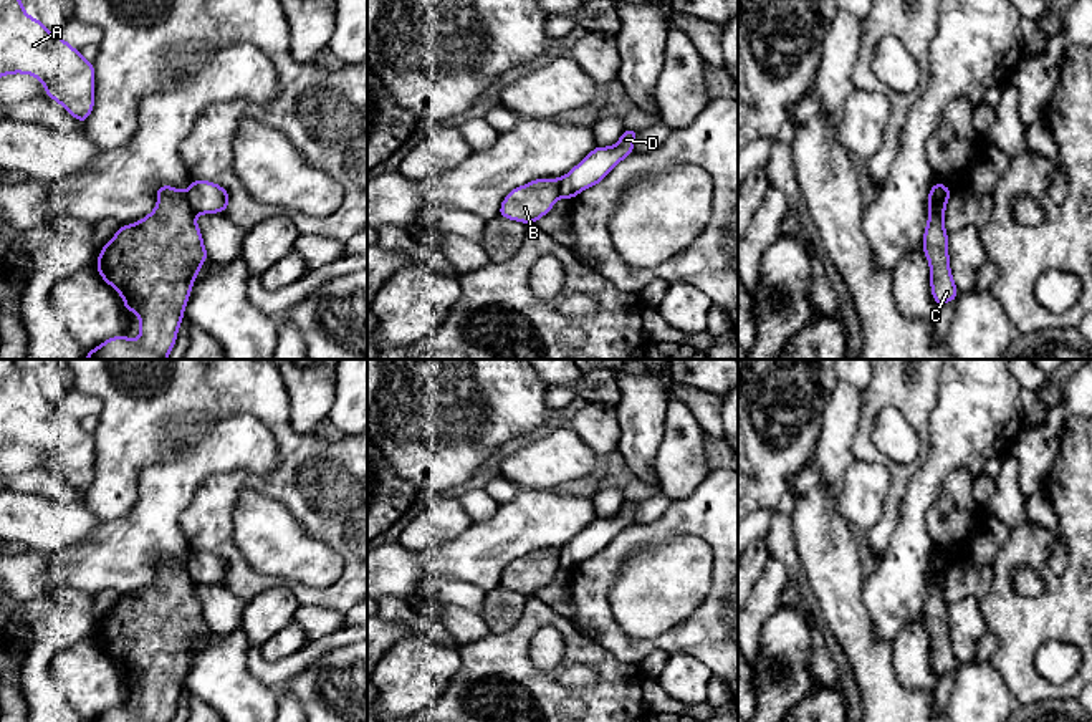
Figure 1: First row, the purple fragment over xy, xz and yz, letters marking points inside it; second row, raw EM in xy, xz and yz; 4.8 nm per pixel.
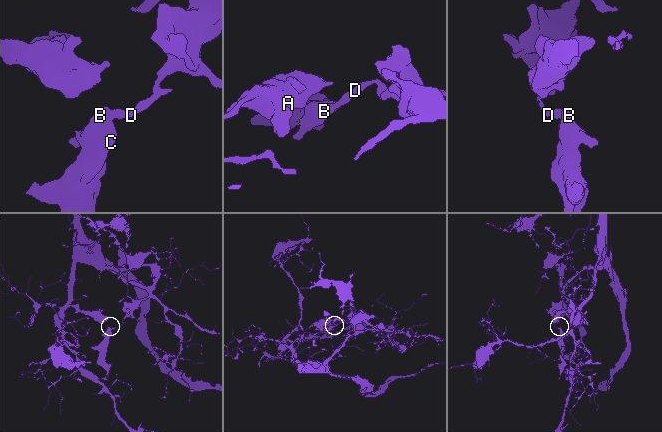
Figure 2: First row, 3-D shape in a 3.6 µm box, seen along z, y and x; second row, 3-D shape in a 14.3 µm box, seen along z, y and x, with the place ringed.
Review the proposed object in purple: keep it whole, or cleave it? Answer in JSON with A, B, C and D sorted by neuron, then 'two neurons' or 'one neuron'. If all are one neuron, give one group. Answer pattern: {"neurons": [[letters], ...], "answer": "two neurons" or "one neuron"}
{"neurons": [["A", "D"], ["B", "C"]], "answer": "two neurons"}

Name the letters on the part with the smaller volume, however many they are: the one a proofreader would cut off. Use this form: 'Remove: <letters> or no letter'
Remove: B, C

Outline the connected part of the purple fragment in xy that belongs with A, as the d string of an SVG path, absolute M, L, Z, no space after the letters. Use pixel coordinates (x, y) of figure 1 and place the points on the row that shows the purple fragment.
M0 0L0 78L25 73L36 76L48 94L83 124L94 108L94 63L69 46L61 35L50 33L43 22L25 13L22 0Z

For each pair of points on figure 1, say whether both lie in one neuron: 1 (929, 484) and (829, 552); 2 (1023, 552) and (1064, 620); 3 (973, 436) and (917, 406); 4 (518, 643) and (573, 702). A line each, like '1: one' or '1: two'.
1: two
2: one
3: two
4: one

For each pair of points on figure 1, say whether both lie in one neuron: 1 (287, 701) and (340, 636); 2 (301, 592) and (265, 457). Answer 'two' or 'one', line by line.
1: two
2: two

